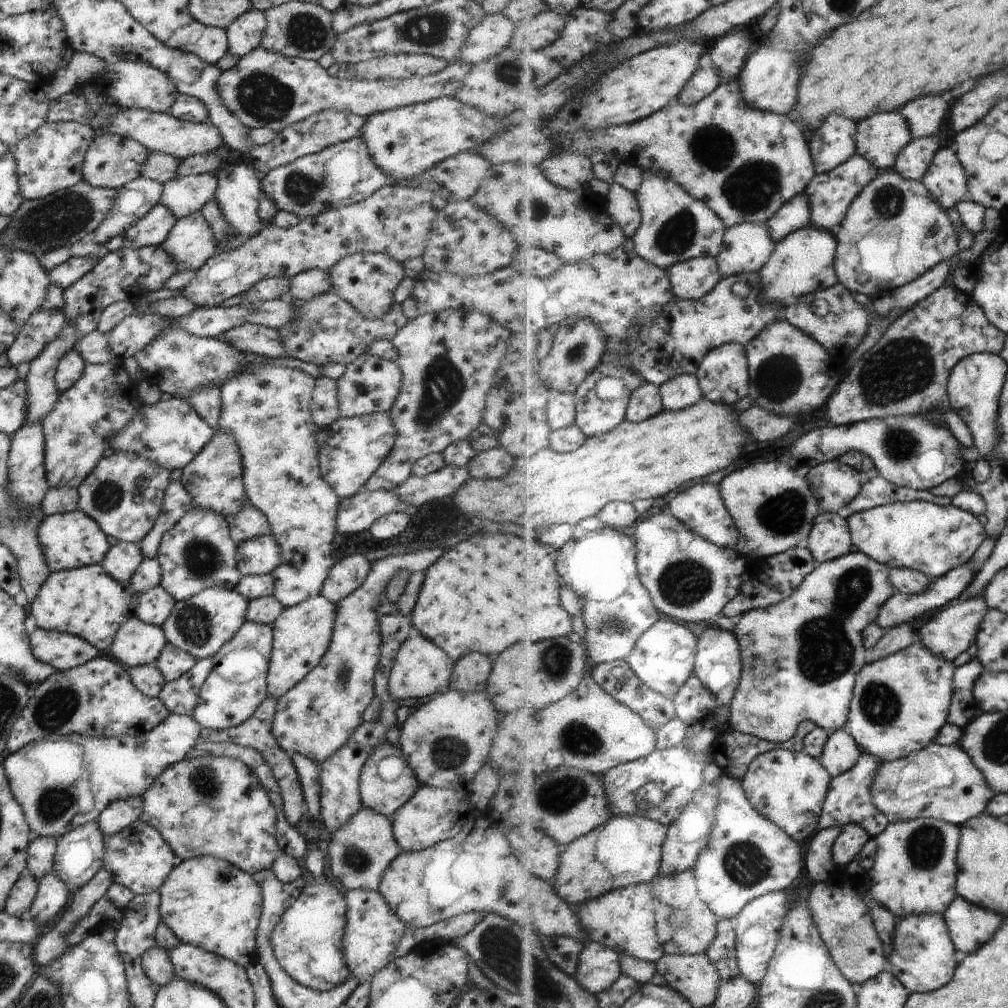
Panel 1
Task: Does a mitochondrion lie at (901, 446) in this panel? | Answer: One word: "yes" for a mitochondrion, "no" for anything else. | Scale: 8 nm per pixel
yes

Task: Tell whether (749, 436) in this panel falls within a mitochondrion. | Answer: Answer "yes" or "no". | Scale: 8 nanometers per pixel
no

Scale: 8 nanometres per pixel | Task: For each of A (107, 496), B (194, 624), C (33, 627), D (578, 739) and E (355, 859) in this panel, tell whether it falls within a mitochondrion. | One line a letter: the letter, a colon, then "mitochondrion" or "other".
A: mitochondrion
B: mitochondrion
C: other
D: mitochondrion
E: mitochondrion

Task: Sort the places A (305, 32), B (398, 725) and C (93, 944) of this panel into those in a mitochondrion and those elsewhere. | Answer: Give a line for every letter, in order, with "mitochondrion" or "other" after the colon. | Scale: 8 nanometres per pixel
A: mitochondrion
B: other
C: other

